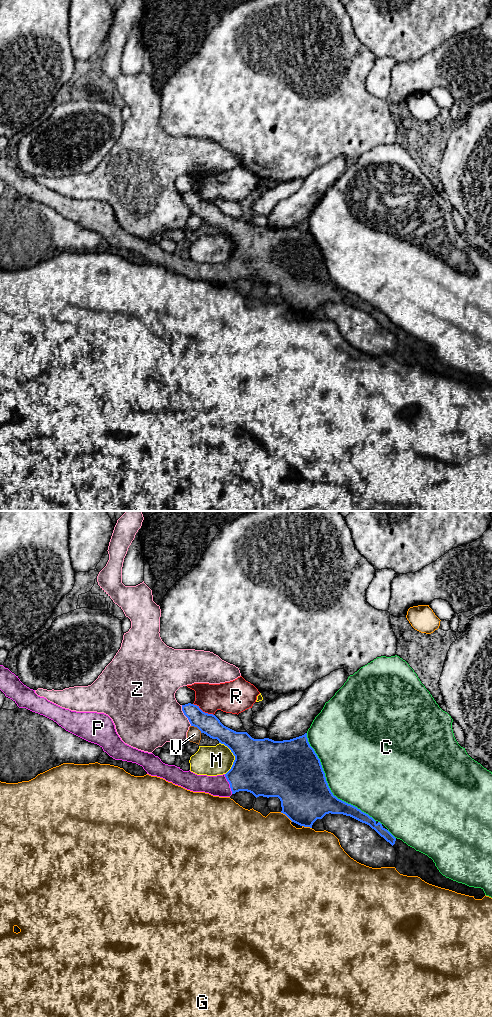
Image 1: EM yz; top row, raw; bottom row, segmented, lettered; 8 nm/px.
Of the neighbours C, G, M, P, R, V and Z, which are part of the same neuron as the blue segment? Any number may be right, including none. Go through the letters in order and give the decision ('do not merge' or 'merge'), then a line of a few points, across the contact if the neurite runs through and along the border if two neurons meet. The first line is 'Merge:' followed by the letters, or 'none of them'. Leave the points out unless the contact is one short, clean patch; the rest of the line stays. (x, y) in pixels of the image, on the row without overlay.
Merge: P
C: do not merge
G: do not merge
M: do not merge
P: merge; line yz (256, 257), (229, 271), (218, 273)
R: do not merge
V: do not merge
Z: do not merge

